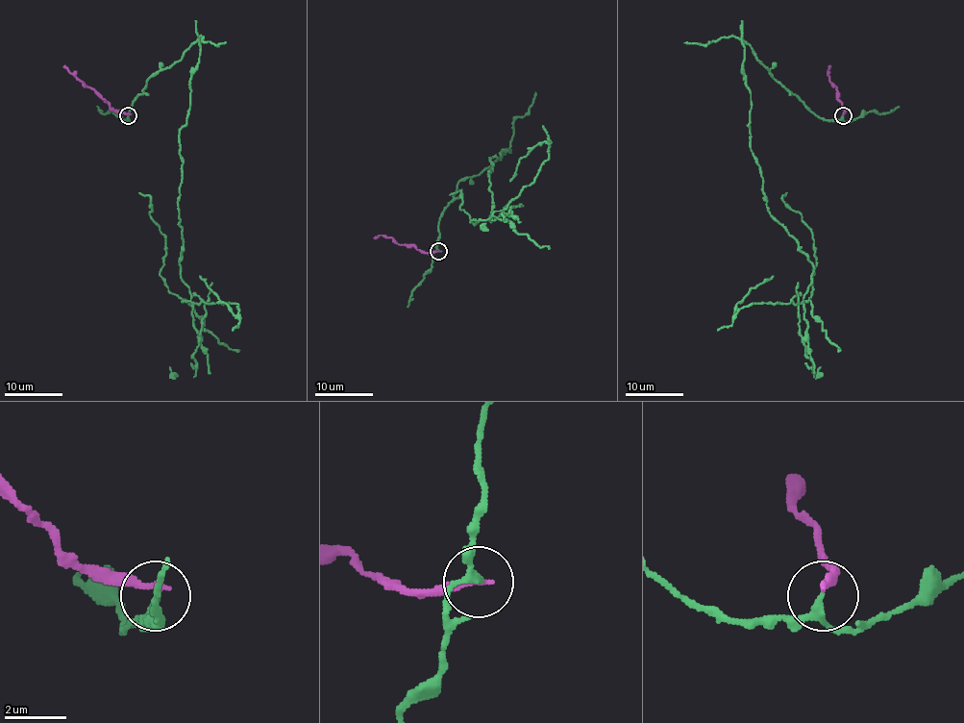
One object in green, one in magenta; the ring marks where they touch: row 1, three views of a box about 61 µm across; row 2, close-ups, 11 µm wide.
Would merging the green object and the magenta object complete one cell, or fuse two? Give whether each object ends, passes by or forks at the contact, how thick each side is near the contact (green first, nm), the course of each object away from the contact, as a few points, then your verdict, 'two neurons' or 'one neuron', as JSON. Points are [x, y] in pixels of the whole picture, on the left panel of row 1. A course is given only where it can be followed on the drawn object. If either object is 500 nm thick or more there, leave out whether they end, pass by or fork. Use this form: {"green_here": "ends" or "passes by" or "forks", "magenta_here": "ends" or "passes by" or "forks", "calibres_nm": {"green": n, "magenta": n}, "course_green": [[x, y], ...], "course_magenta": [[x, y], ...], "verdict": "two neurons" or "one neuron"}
{"green_here": "passes by", "magenta_here": "ends", "calibres_nm": {"green": 160, "magenta": 180}, "course_green": [[128, 115], [146, 81], [197, 41], [179, 145], [180, 272], [193, 302], [235, 302], [235, 315], [199, 276]], "course_magenta": [[128, 114], [117, 112], [64, 64]], "verdict": "two neurons"}

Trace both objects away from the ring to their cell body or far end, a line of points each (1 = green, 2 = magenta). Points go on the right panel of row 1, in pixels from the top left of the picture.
1: (843, 115), (817, 117), (743, 41), (766, 206), (814, 272), (801, 302), (752, 302), (735, 315), (774, 276)
2: (843, 114), (837, 88), (828, 72), (830, 64)

